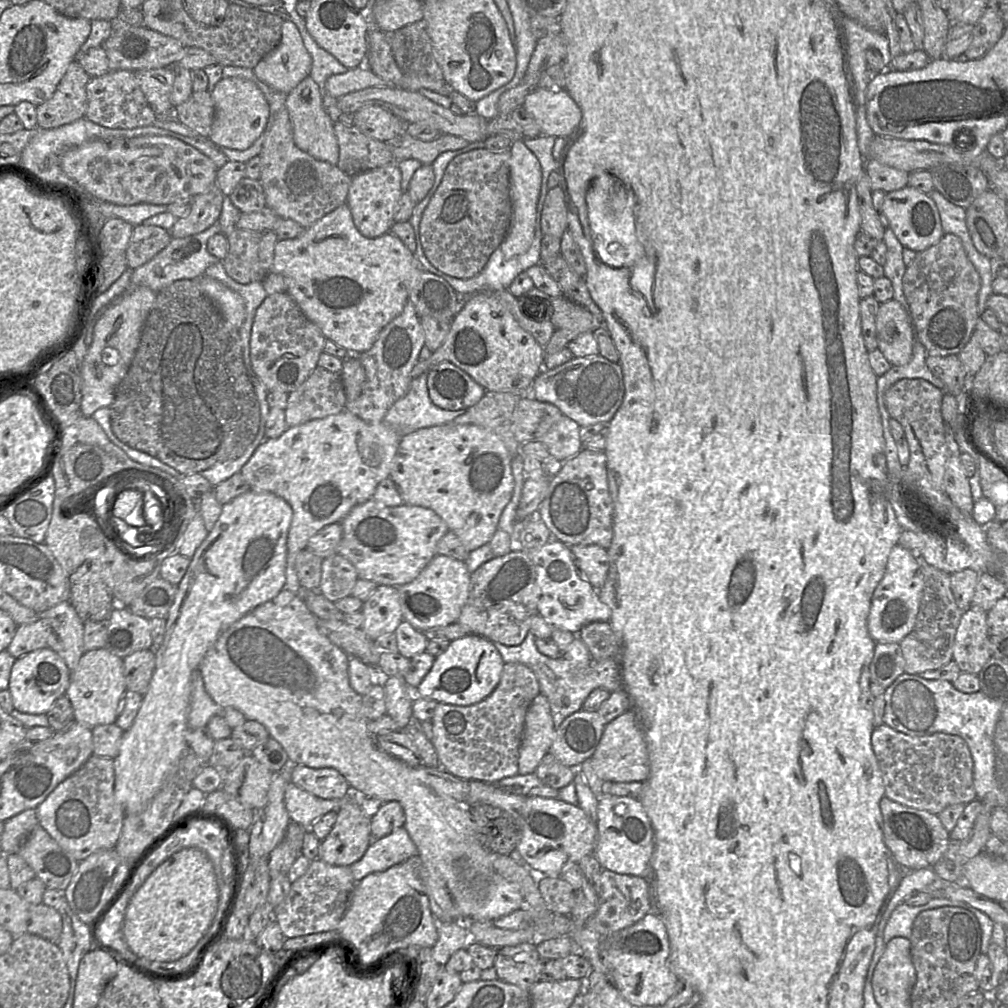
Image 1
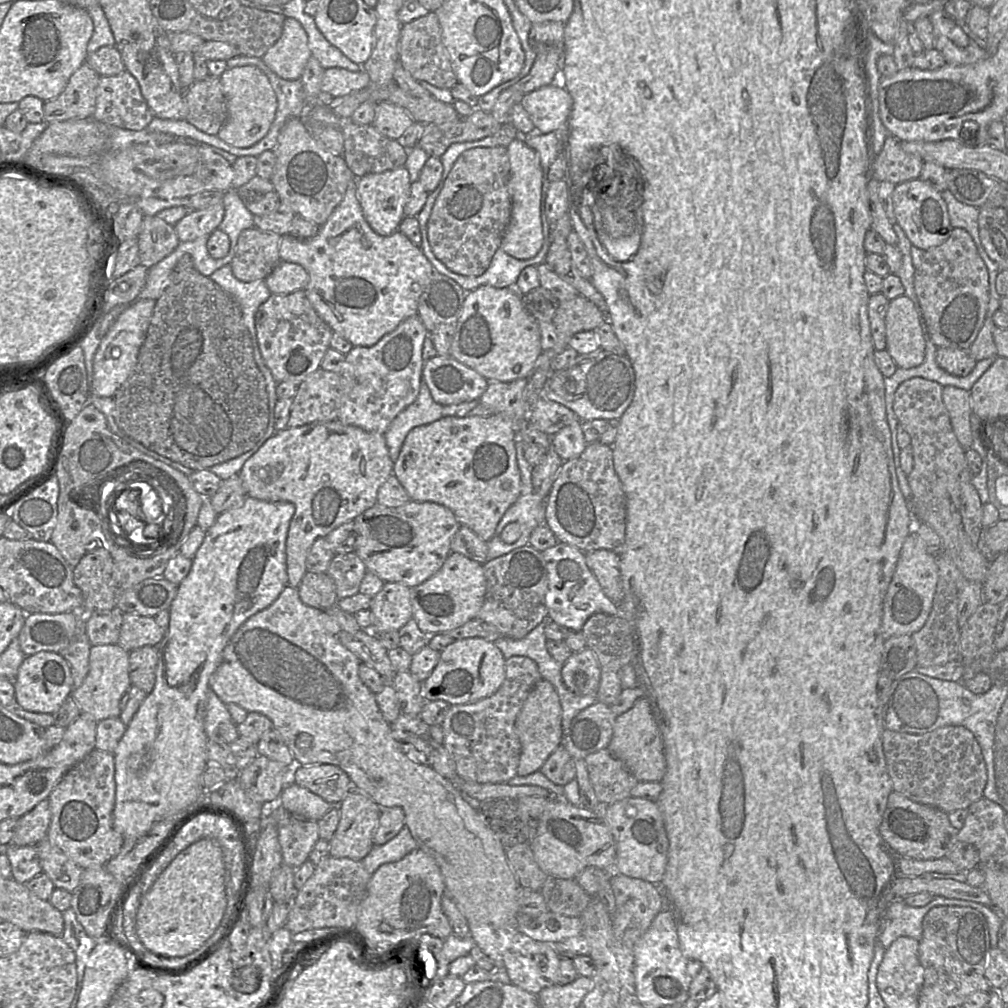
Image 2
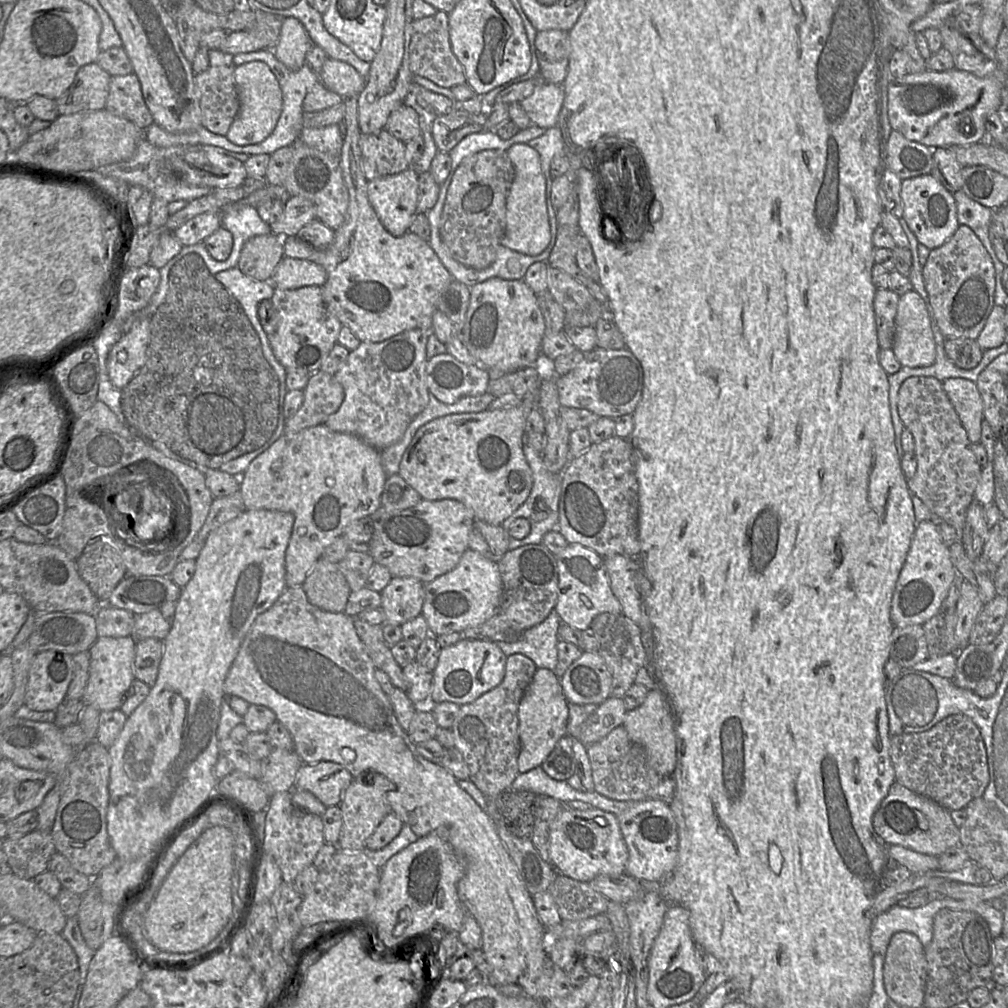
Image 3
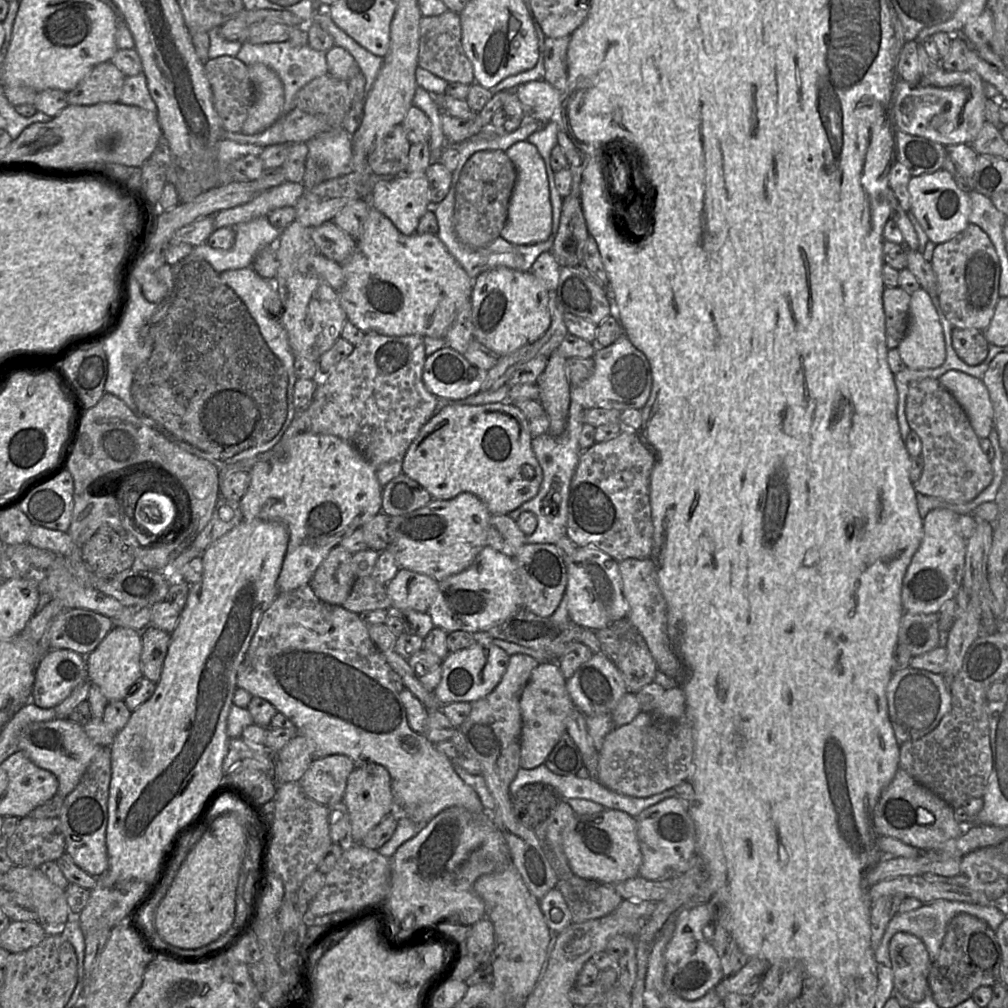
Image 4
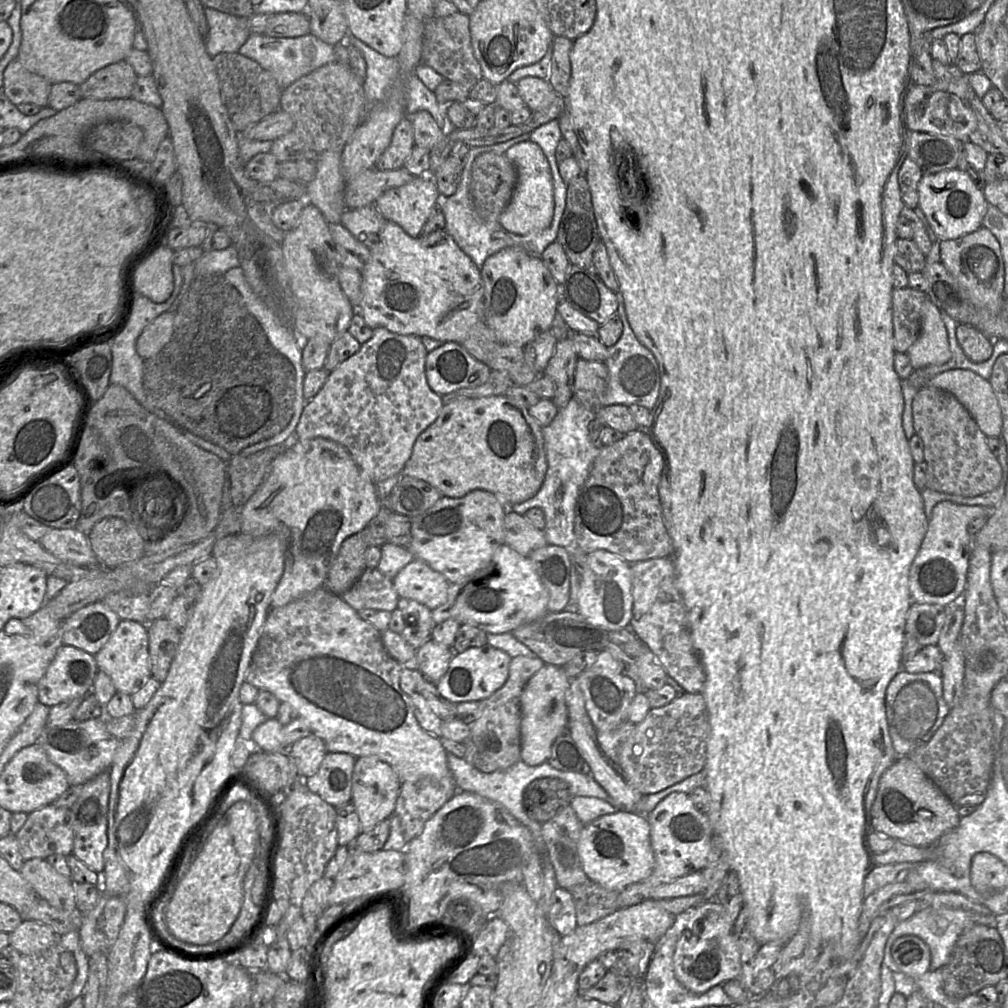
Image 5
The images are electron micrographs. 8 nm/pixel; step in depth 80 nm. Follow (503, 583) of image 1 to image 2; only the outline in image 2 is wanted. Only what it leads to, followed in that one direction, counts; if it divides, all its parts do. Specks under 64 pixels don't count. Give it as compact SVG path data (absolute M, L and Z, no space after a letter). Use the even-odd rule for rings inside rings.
M530 545L514 549L506 555L483 564L486 578L484 603L477 619L500 632L504 638L524 638L542 621L548 620L545 596L548 591L548 572L542 553Z

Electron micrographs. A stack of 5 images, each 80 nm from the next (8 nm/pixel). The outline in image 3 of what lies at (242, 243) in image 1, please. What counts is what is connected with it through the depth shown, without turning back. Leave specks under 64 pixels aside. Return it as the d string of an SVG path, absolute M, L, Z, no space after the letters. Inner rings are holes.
M272 233L257 235L244 243L237 268L251 278L270 281L284 257L284 244L281 236Z

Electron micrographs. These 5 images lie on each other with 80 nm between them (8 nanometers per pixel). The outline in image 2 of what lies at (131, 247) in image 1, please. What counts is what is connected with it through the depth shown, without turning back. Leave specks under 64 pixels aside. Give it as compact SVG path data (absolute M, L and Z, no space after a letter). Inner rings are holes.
M157 215L144 216L137 236L140 265L150 268L172 253L180 243L174 226Z

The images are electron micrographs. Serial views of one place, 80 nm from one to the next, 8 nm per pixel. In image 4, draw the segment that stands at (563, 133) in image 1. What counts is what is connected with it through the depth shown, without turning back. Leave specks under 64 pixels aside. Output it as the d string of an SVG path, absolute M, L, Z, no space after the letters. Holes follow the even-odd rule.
M544 79L521 84L516 92L527 117L548 123L560 112L561 93Z

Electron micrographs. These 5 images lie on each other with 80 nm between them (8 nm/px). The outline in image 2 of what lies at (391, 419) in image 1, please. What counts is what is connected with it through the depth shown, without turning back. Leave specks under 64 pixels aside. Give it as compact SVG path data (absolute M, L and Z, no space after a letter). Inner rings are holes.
M422 379L415 401L402 410L384 433L389 456L395 462L407 434L415 427L432 423L446 416L463 417L480 402L475 399L459 404L441 405L434 401L428 386Z

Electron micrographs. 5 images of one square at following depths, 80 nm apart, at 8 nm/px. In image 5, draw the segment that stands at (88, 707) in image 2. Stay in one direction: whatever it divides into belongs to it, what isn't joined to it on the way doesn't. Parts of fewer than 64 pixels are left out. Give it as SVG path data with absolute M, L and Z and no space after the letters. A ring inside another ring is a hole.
M121 620L108 641L94 657L98 670L111 678L116 692L133 694L151 677L148 625L133 620Z

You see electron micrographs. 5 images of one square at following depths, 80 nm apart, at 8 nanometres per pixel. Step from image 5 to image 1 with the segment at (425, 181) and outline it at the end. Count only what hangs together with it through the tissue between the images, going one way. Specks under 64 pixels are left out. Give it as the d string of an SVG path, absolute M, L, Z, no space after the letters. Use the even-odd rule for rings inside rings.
M397 164L370 169L352 177L346 203L356 228L363 236L376 238L390 232L395 223L395 208L403 194L401 183L402 174Z

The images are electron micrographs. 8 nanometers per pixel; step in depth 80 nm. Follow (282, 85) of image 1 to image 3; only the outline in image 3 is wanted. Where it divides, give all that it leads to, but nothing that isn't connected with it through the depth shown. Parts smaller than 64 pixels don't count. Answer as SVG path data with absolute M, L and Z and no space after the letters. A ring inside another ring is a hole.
M288 17L283 20L280 38L272 50L288 69L297 71L306 64L306 56L312 46L302 23L296 18Z

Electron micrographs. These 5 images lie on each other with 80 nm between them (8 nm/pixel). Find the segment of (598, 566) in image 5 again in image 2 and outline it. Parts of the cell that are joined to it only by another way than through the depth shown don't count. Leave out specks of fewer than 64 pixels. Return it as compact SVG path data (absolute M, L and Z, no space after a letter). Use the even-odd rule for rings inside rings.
M558 542L555 546L541 551L548 572L548 591L545 602L548 620L579 632L590 616L598 613L619 614L618 605L609 599L586 564L585 553L580 549Z

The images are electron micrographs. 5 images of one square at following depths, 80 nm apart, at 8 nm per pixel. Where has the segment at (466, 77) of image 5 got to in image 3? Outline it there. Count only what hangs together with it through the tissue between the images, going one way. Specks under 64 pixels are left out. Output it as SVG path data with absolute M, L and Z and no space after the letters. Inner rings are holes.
M444 11L414 20L409 26L409 67L413 74L424 77L438 86L452 88L467 82L465 71L454 55L450 43L449 17Z

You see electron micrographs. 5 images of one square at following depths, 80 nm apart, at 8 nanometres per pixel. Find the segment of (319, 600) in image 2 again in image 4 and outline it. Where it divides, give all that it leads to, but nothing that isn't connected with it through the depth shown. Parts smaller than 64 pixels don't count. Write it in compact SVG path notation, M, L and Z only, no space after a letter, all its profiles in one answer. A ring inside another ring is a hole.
M338 544L319 565L309 586L321 601L332 605L344 604L357 579L352 556Z

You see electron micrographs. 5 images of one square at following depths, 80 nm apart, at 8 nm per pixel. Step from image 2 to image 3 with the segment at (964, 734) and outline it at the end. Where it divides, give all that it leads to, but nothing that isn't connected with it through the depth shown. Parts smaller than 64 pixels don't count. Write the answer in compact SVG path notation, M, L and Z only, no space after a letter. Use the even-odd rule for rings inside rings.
M964 714L950 715L925 732L891 736L890 756L896 782L949 811L964 809L970 801L983 795L989 783L983 737Z

